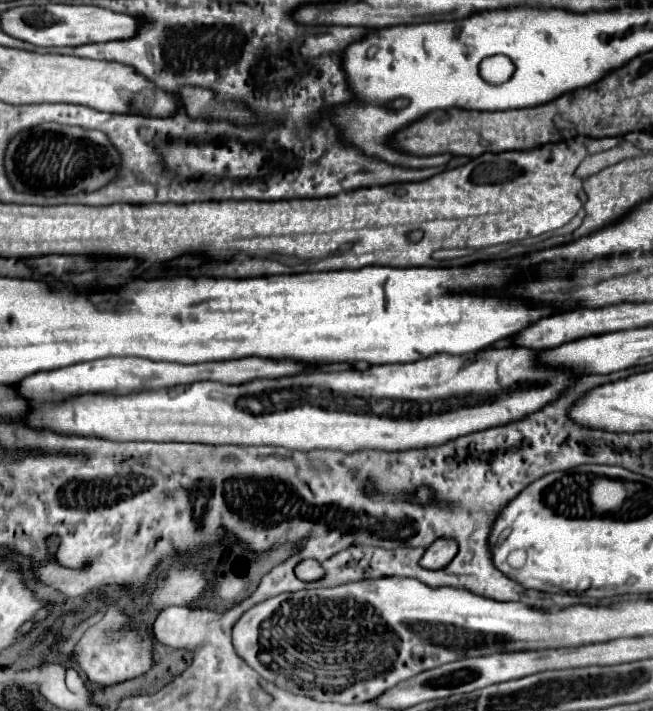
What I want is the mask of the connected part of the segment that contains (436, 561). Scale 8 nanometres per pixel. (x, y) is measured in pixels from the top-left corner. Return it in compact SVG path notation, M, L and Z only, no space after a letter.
M448 537L448 539L436 539L426 549L426 553L422 557L422 565L426 569L442 569L442 567L446 567L452 561L452 557L456 553L458 553L458 543L452 537Z

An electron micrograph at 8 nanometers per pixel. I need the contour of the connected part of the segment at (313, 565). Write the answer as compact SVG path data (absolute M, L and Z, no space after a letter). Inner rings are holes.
M304 559L304 561L300 561L300 563L296 565L294 573L296 573L296 577L302 579L302 581L316 581L316 579L320 579L320 577L324 575L324 569L322 569L322 565L320 565L318 561Z

